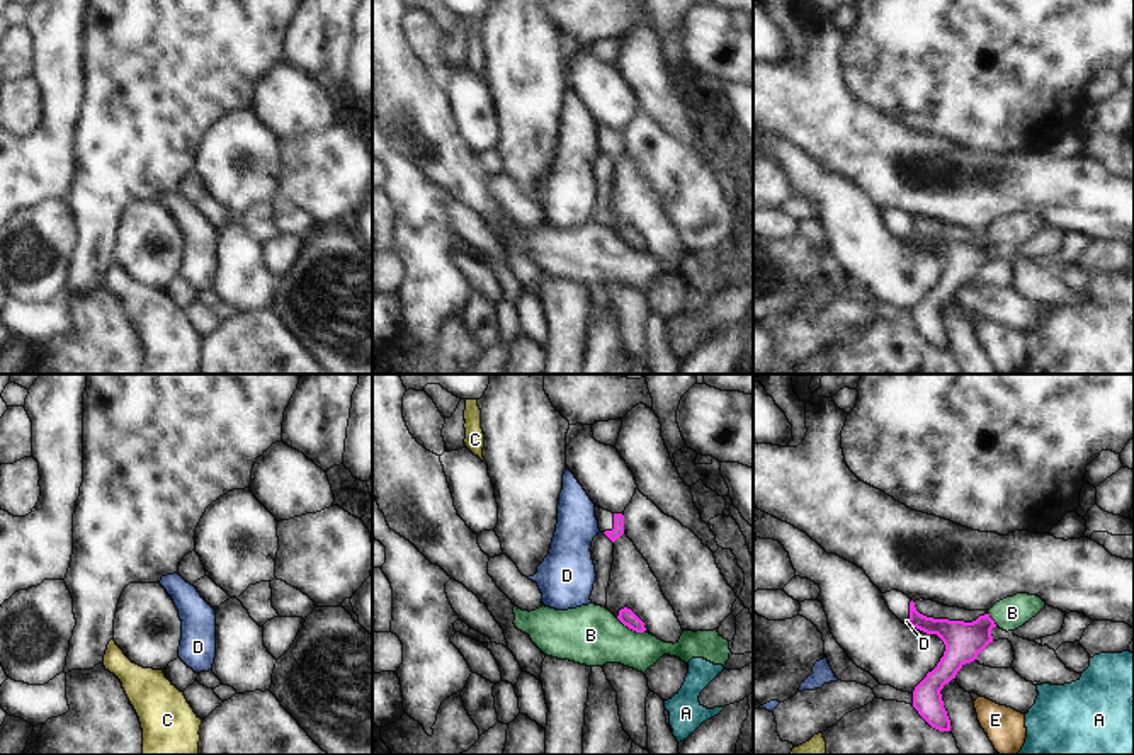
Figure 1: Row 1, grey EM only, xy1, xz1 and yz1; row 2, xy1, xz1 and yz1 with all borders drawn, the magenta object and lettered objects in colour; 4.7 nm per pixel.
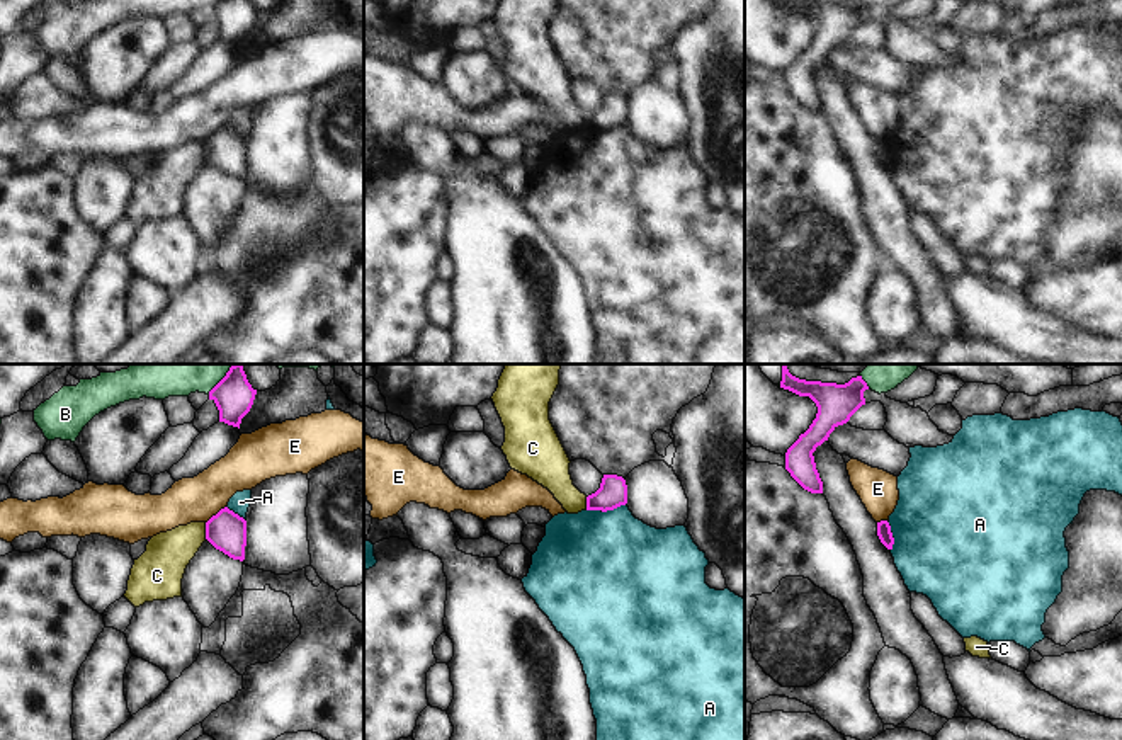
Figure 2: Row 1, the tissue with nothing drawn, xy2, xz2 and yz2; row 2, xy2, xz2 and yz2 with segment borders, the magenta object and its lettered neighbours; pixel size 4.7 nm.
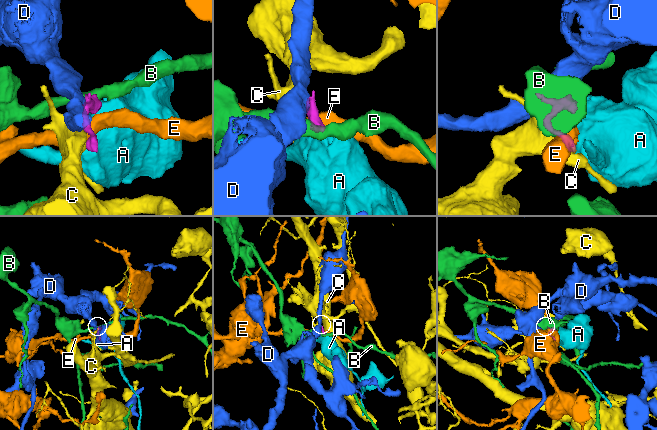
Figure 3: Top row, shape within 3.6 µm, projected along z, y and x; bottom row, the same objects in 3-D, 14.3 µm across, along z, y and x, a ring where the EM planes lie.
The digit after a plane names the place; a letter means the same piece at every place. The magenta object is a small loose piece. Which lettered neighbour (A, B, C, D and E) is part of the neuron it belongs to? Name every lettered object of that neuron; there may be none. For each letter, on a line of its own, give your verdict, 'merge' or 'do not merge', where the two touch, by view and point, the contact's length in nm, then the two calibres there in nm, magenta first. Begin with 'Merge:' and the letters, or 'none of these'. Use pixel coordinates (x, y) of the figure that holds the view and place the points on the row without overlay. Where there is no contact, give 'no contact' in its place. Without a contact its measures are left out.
Merge: none of these
A: do not merge; meets magenta in xz2 at (606, 130); contact 200 nm long; 140 nm thick on the magenta side, 500 nm on the other
B: do not merge; meets magenta in xz1 at (631, 247); contact 160 nm long; 80 nm thick on the magenta side, 280 nm on the other
C: do not merge; meets magenta in xy2 at (206, 150); contact 80 nm long; 190 nm thick on the magenta side, 220 nm on the other
D: do not merge; meets magenta in yz1 at (917, 247); contact 120 nm long; 180 nm thick on the magenta side, 20 nm on the other
E: do not merge; meets magenta in xy2 at (216, 133); contact 130 nm long; 190 nm thick on the magenta side, 220 nm on the other

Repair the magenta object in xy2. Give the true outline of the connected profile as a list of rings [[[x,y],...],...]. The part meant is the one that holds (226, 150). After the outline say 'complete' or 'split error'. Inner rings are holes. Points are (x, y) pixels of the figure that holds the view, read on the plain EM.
[[[224,126],[206,141],[206,158],[230,177],[243,180],[246,139]]]; complete

